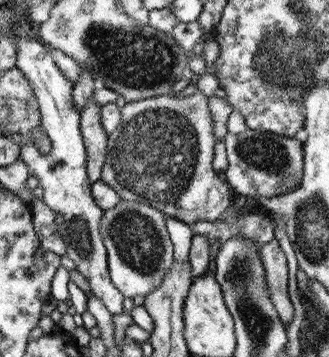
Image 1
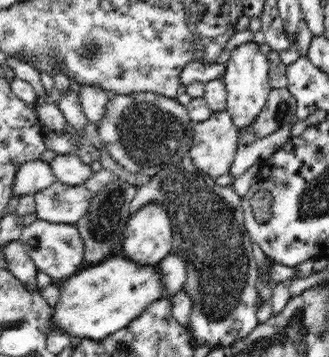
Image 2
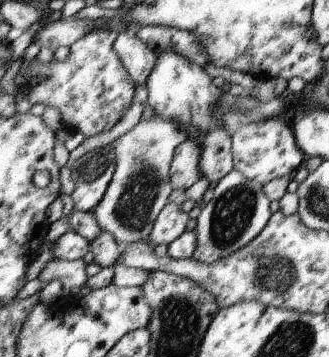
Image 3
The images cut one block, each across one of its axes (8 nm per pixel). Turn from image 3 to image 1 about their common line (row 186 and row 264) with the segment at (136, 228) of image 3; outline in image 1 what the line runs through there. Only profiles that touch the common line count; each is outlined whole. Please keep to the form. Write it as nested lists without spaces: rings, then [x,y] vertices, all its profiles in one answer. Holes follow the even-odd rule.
[[[121,200],[115,208],[105,210],[99,222],[99,236],[107,248],[107,272],[111,284],[125,296],[123,314],[131,316],[133,296],[151,294],[165,278],[165,272],[173,264],[173,242],[165,228],[167,216],[151,206]]]

